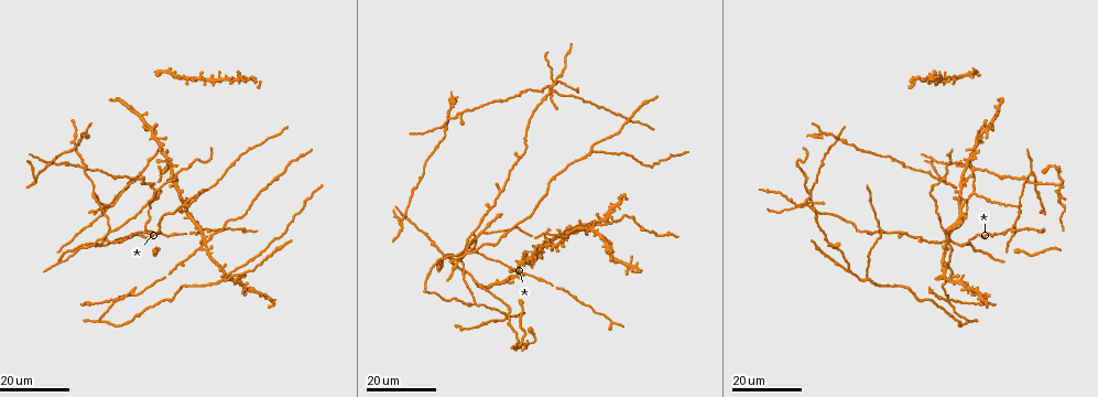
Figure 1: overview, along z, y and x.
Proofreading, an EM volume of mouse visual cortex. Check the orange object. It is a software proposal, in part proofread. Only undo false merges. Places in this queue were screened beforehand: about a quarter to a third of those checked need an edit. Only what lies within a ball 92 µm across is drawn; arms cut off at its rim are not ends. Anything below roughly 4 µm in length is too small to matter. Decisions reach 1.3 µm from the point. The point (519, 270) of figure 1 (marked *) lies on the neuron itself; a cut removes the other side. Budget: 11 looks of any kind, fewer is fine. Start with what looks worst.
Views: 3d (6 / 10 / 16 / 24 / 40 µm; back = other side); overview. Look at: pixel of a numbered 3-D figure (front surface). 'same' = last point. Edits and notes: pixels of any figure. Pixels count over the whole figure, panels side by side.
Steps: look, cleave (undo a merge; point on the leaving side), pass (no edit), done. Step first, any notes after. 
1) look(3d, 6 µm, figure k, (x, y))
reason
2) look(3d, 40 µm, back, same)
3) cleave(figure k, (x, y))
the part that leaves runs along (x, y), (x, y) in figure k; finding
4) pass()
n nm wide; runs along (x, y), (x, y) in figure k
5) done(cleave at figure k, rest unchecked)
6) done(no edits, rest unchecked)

look(3d, 16 µm, figure 1, (805, 203))
looks like a crossing

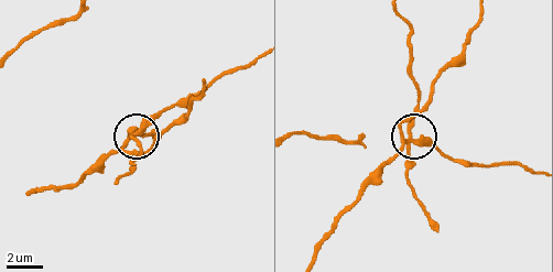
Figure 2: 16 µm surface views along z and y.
look(3d, 10 µm, figure 2, (410, 140))

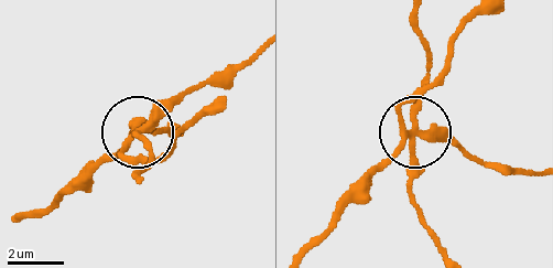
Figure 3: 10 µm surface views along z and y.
cleave(figure 3, (414, 173))
5 arms; a second neuron is stuck on

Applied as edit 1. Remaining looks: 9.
look(3d, 24 µm, figure 1, (947, 302))
looks like a crossing

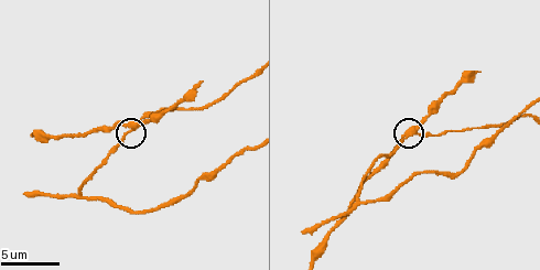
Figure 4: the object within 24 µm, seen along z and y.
look(3d, 6 µm, figure 4, (130, 126))

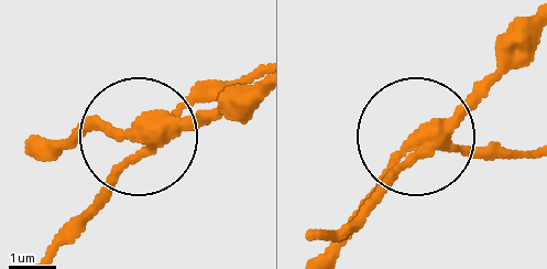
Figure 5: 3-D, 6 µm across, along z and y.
cleave(figure 5, (203, 111))
4 arms; the part that leaves runs along (154, 127), (52, 138) in figure 5; two neurons meet here

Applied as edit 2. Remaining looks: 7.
look(overview)
redraw

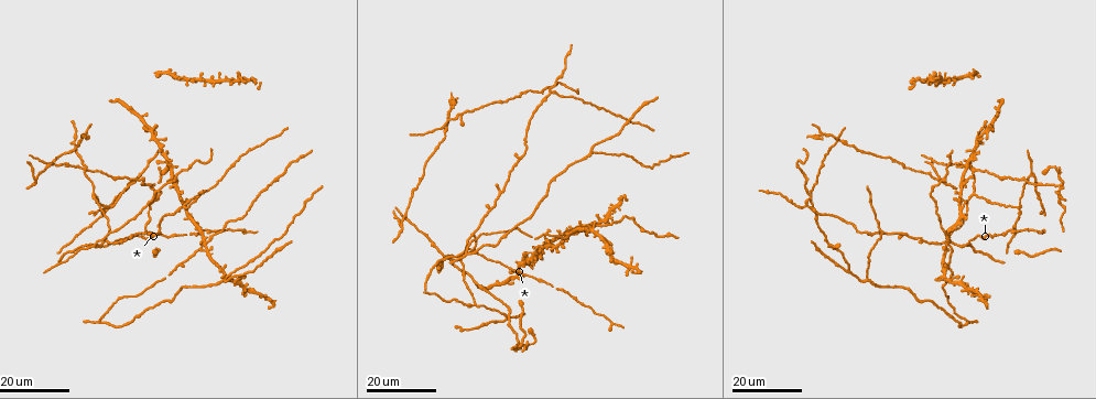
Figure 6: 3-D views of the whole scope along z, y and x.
look(3d, 24 µm, figure 6, (973, 170))
four or more arms meet

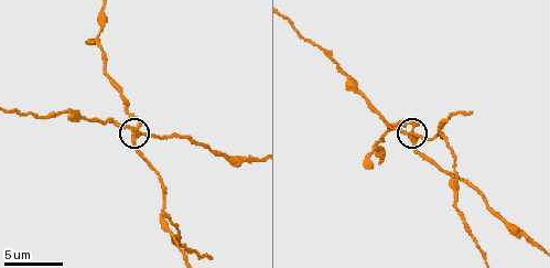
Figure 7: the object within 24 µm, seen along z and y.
look(3d, 6 µm, figure 7, (412, 138))
closer look

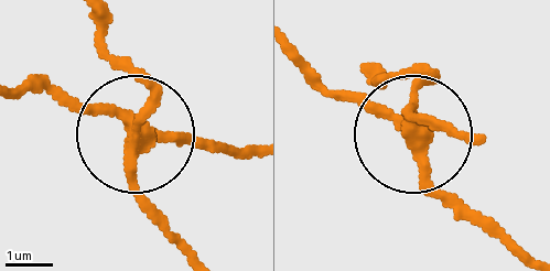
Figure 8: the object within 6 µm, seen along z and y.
look(3d, 6 µm, back, figure 8, (417, 138))

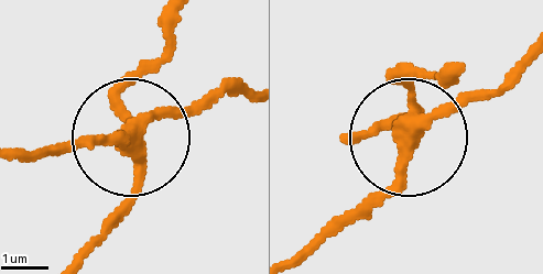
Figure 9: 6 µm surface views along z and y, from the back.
cleave(figure 9, (193, 108))
the part that leaves runs along (137, 152), (112, 140), (18, 152) in figure 9; a second neuron is stuck on

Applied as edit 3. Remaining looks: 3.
look(3d, 10 µm, figure 4, (80, 191))
side arm on a straight run

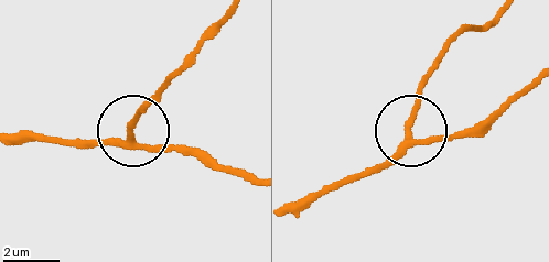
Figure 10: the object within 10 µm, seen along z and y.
pass()
210 nm wide; one neuron here

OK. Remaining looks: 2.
look(3d, 10 µm, figure 7, (165, 216))
arms part here

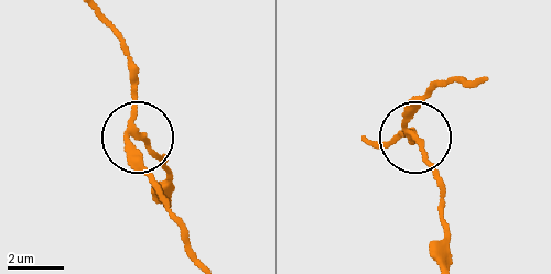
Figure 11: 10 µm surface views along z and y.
cleave(figure 11, (160, 157))
side arm 53 µm; the part that leaves runs along (140, 138), (161, 159), (169, 194) in figure 11; a second neuron is stuck on

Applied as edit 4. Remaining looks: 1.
done(cleave at figure 3, cleave at figure 5, cleave at figure 9, cleave at figure 11, rest unchecked)

